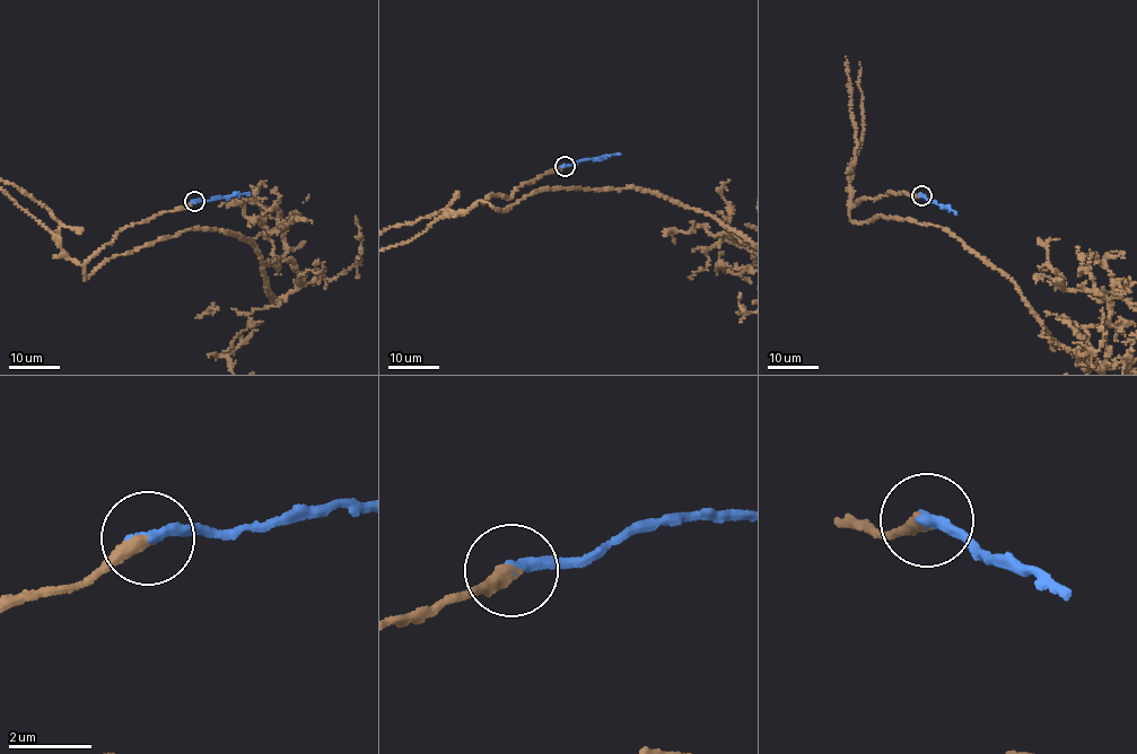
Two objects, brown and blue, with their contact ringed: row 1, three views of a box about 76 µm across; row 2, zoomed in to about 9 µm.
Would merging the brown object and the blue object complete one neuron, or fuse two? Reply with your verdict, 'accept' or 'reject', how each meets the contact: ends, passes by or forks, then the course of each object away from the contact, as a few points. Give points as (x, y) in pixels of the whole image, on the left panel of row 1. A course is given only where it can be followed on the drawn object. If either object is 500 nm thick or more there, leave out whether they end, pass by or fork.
accept; brown ends there; blue ends there; blue runs (194, 202), (248, 194)

